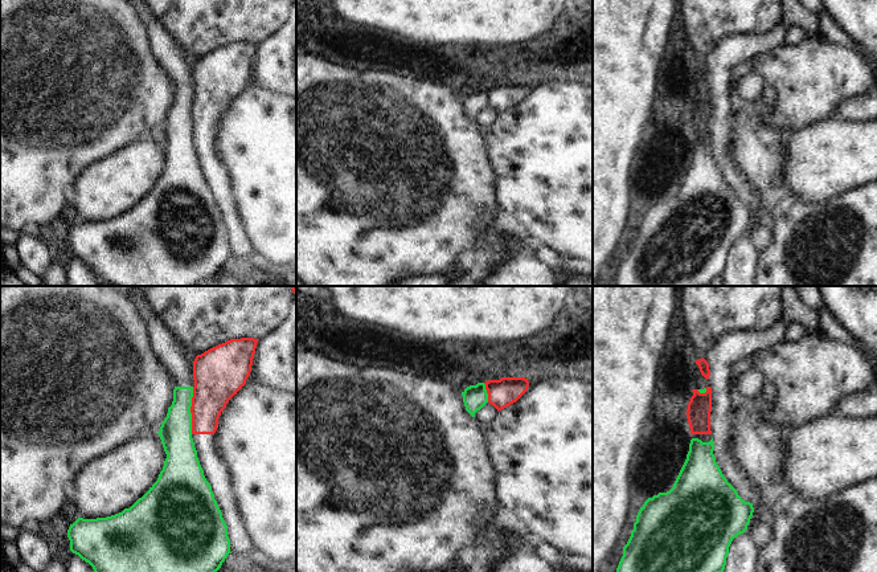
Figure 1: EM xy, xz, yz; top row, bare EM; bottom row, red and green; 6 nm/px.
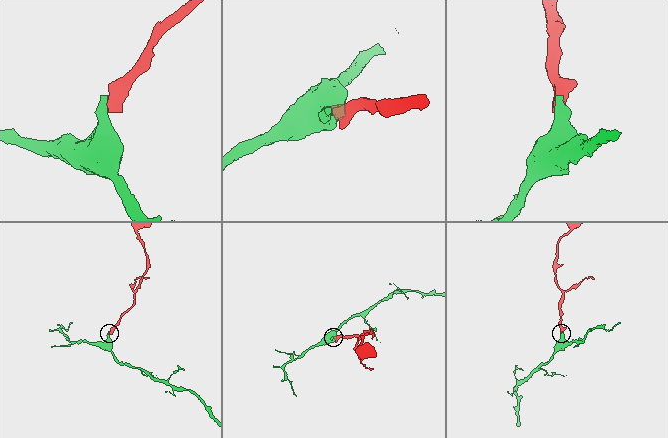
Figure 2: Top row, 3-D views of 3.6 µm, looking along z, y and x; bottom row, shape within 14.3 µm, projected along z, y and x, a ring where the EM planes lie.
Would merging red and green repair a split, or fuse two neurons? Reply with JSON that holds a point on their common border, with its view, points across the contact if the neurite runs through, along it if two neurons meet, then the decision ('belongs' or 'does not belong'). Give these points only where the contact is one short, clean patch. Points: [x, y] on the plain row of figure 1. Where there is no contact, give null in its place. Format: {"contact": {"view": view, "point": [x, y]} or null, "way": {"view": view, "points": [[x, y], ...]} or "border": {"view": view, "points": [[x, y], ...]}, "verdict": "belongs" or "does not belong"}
{"contact": {"view": "xy", "point": [191, 114]}, "verdict": "does not belong"}

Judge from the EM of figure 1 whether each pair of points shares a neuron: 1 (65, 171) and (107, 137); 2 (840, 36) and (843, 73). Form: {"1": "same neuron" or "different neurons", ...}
{"1": "same neuron", "2": "different neurons"}

